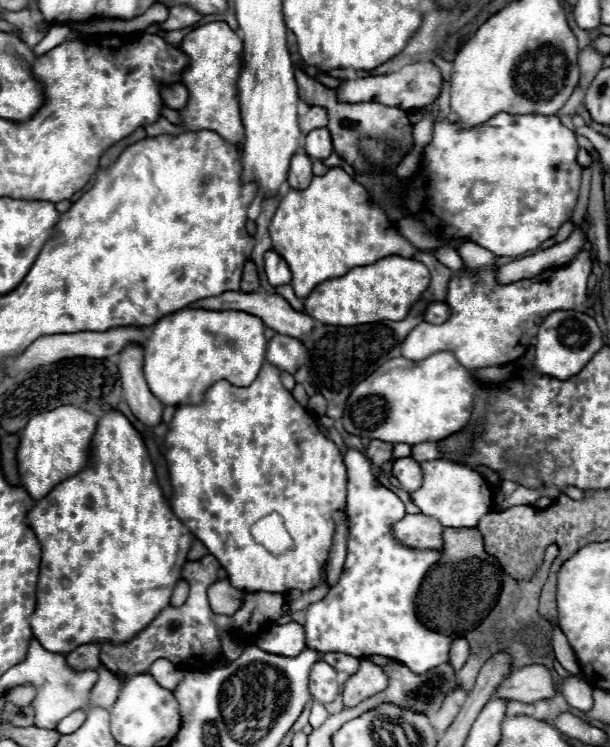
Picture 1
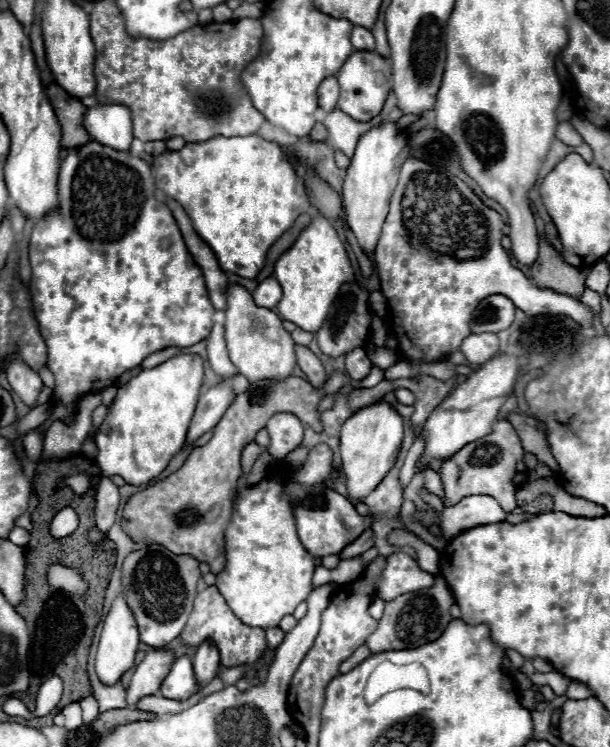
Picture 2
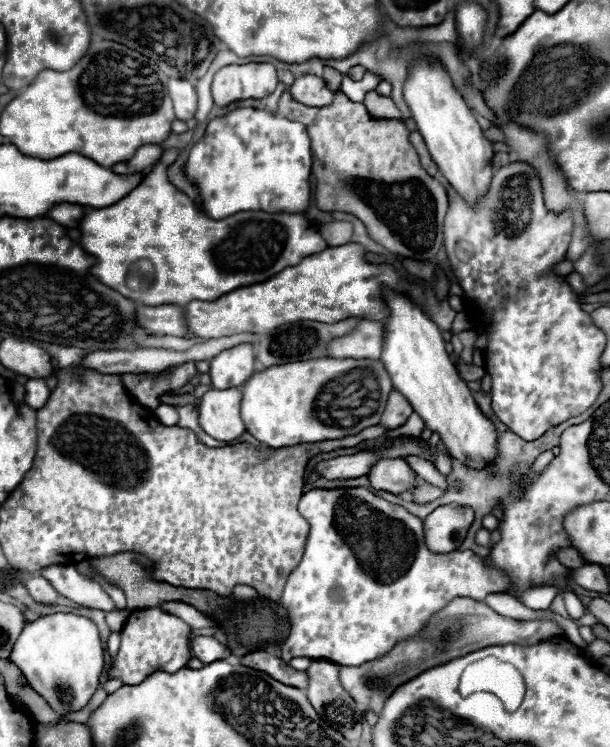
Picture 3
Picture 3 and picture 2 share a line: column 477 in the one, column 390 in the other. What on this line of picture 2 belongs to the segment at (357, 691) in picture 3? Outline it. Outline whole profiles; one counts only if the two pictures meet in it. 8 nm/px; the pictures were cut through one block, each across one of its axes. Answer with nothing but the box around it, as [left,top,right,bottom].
[366,576,454,654]

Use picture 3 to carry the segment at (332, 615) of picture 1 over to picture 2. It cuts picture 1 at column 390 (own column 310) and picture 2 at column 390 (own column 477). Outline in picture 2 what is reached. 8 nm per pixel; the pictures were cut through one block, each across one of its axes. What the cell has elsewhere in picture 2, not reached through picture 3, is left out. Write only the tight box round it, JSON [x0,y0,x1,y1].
[376,552,434,600]

